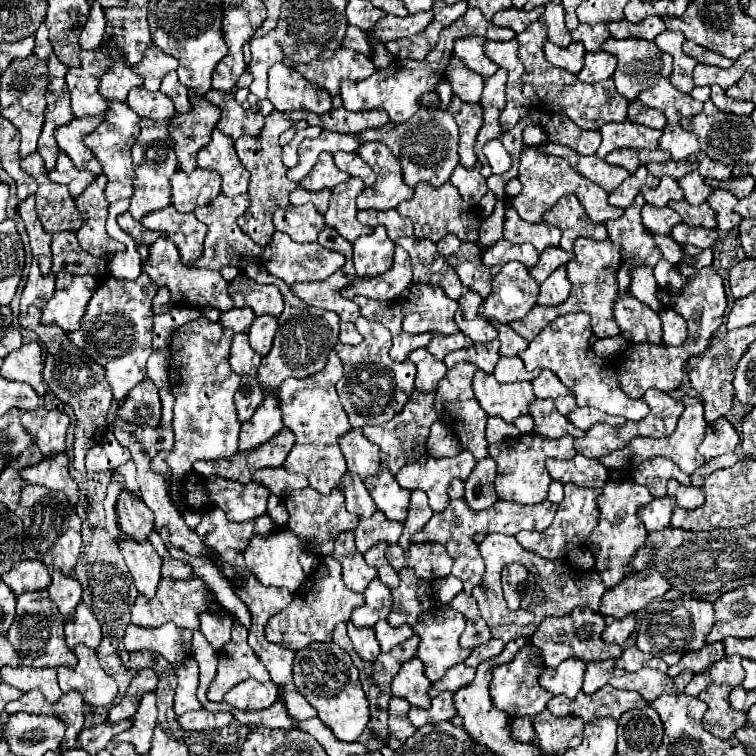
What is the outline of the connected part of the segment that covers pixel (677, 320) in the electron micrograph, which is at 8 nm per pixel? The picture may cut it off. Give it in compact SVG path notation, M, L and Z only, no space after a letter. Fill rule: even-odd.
M665 307L659 313L659 317L663 323L663 343L665 345L681 345L687 339L687 321L669 307Z

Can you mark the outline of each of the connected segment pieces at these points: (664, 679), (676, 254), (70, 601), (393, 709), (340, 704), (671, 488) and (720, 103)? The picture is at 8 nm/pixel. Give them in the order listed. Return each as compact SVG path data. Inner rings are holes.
M641 669L637 673L625 673L621 677L621 687L625 689L635 689L637 693L641 693L647 701L657 699L661 693L669 693L669 691L677 691L675 689L675 681L665 675L659 673L655 669Z
M653 235L653 239L655 239L655 247L663 253L663 257L665 257L669 263L677 265L679 259L681 259L679 243L675 243L675 241L673 241L671 237L667 237L667 235Z
M53 569L51 577L53 581L47 587L49 597L53 599L61 615L65 619L71 619L71 615L75 613L75 607L81 603L81 585L77 579L63 575L59 569Z
M393 697L389 701L389 747L399 749L417 729L409 723L407 711L411 705L403 697Z
M313 643L307 649L295 653L293 679L301 695L317 711L317 717L335 733L341 741L357 741L369 723L369 703L359 687L357 669L351 657L337 643Z
M671 479L667 483L667 495L675 497L677 505L683 507L683 509L695 509L695 507L701 507L703 505L703 491L701 489L693 487L693 485L685 487L685 485L681 485L675 479Z
M711 85L711 101L721 109L721 111L731 111L731 105L733 101L725 95L725 91L719 87L719 85Z

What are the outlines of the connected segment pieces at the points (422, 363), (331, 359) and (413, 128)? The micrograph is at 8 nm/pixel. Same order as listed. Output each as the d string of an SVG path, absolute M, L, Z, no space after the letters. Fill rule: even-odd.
M415 349L409 359L415 363L417 367L417 379L415 379L415 387L421 391L435 391L439 379L443 379L443 375L447 373L447 367L443 361L435 359L429 355L427 349Z
M331 351L323 371L305 379L285 379L285 383L281 383L277 389L283 423L297 437L291 453L283 463L283 469L289 473L305 475L309 479L309 485L319 493L329 493L331 489L335 489L341 475L347 471L343 453L339 451L337 445L339 435L351 429L347 413L343 411L335 391L335 383L339 381L341 373L343 373L343 363L339 363L337 353Z
M419 109L409 121L405 123L387 123L379 129L371 129L371 131L363 131L363 135L339 135L339 133L331 133L331 131L323 131L317 137L317 143L321 145L323 151L327 153L337 153L337 151L357 151L359 143L365 141L379 141L385 143L391 153L397 155L397 159L401 159L403 163L403 179L409 187L415 187L419 181L425 181L433 187L441 187L445 181L449 181L455 165L459 163L459 155L457 155L457 143L459 143L459 131L457 131L457 123L451 117L451 113L441 111L441 109Z

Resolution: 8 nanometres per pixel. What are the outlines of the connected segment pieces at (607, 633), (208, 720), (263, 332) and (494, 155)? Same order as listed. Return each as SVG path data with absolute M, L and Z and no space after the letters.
M627 615L623 619L613 619L613 621L607 623L601 639L605 643L619 643L619 645L623 645L625 639L633 633L633 629L635 629L635 615Z
M199 709L199 711L183 713L177 721L187 731L211 731L215 727L223 727L223 725L231 723L231 719L233 719L233 715L227 711L211 713L207 709Z
M263 315L263 317L257 317L251 325L251 331L249 331L249 341L251 341L251 347L265 355L271 351L271 345L273 345L273 337L277 333L277 319L275 317L269 317L269 315Z
M493 139L491 143L487 143L483 151L485 151L485 157L487 157L493 173L501 175L501 173L505 173L505 171L511 167L511 157L507 155L507 151L505 151L505 147L499 143L499 139Z

